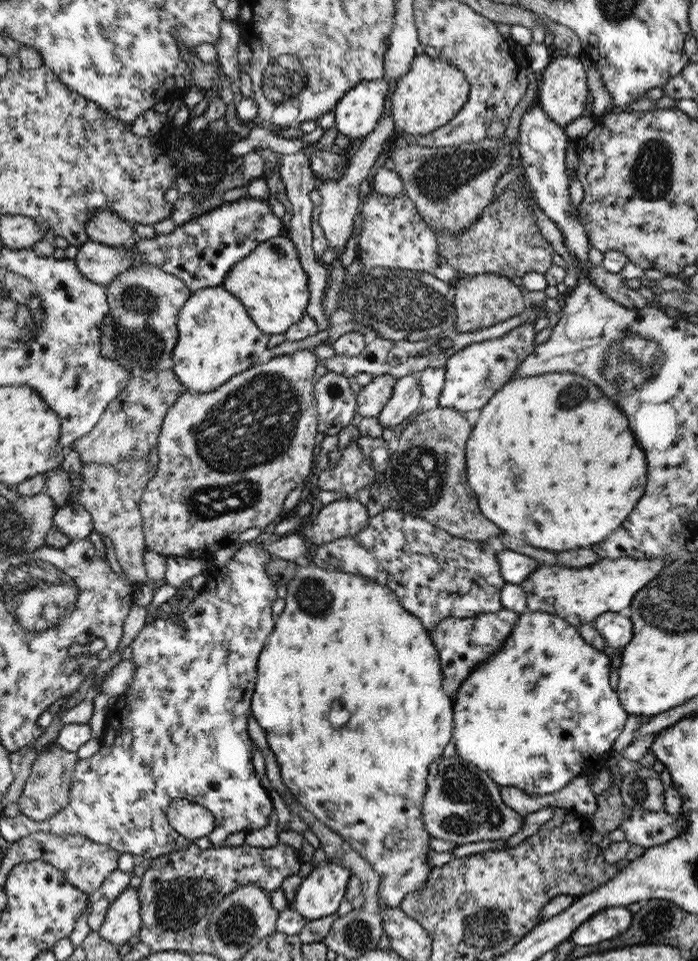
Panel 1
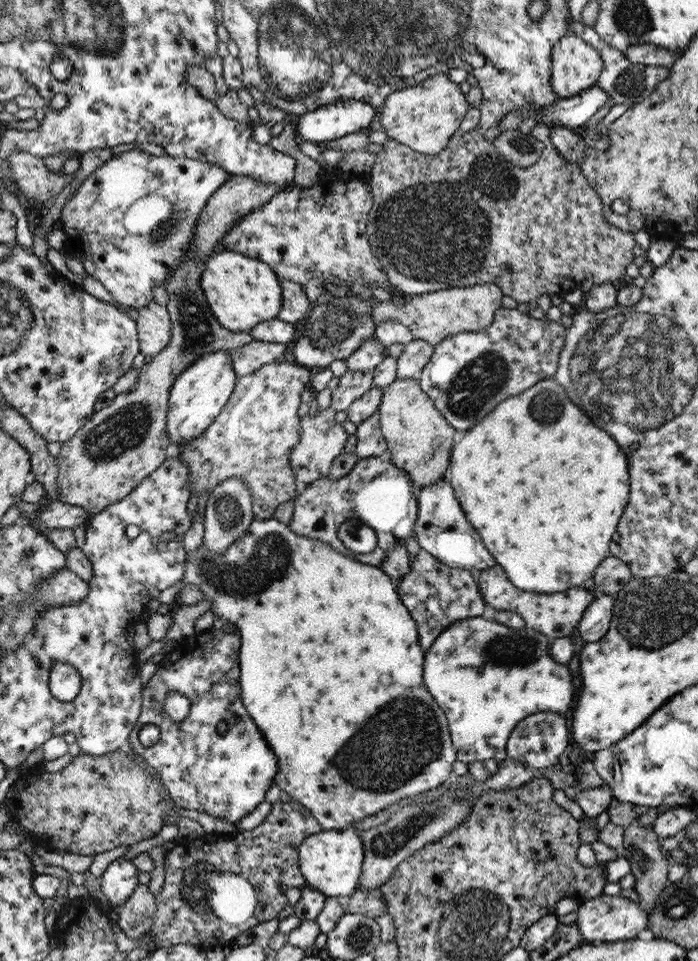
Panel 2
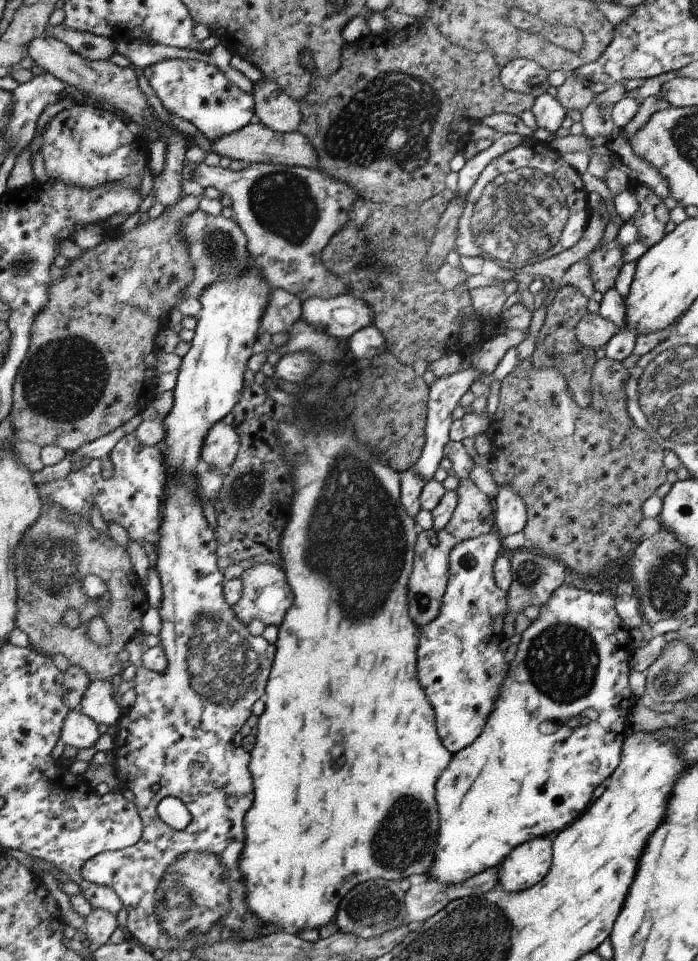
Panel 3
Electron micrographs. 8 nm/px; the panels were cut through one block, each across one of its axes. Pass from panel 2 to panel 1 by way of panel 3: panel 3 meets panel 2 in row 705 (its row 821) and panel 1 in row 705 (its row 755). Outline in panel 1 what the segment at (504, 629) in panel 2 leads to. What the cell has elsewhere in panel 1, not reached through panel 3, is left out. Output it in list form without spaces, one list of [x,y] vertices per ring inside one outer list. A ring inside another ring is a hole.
[[[525,611],[520,613],[520,618],[518,618],[512,634],[510,634],[510,638],[506,640],[504,648],[494,658],[482,662],[470,674],[470,677],[463,683],[460,691],[455,695],[452,742],[456,745],[456,755],[486,772],[497,785],[514,786],[532,795],[545,795],[562,790],[576,776],[596,773],[596,770],[605,765],[608,753],[613,751],[614,744],[619,738],[618,736],[622,732],[629,716],[620,705],[617,692],[610,687],[609,674],[610,658],[603,650],[598,650],[591,644],[588,644],[580,635],[579,629],[572,626],[566,619],[546,612]]]

